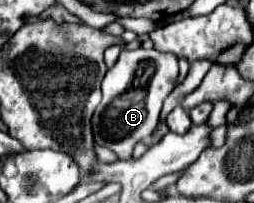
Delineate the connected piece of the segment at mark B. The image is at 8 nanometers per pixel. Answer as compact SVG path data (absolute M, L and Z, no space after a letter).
M123 50L115 66L105 74L101 82L103 100L91 120L95 144L107 146L121 160L133 158L135 144L153 134L159 122L163 100L175 88L177 74L179 66L173 54L161 54L157 50Z

